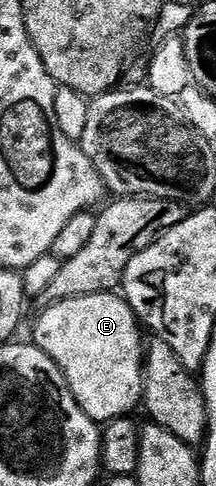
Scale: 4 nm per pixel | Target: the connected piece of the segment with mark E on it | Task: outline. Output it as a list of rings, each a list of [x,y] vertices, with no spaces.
[[[117,291],[101,292],[58,300],[55,304],[46,304],[43,309],[34,324],[33,343],[56,362],[80,410],[84,410],[84,414],[88,414],[88,418],[95,422],[109,422],[122,416],[130,416],[133,408],[142,404],[144,340],[142,344],[143,329],[140,321],[125,299]]]

